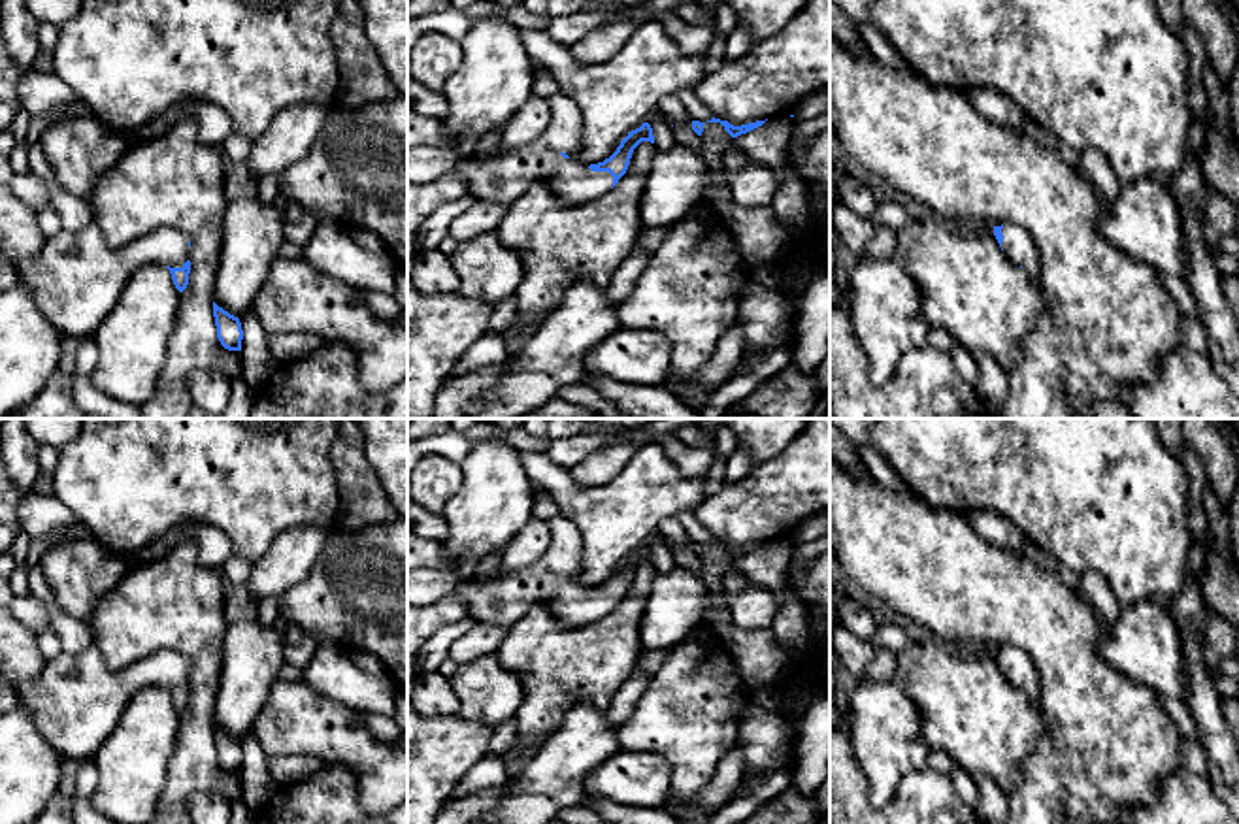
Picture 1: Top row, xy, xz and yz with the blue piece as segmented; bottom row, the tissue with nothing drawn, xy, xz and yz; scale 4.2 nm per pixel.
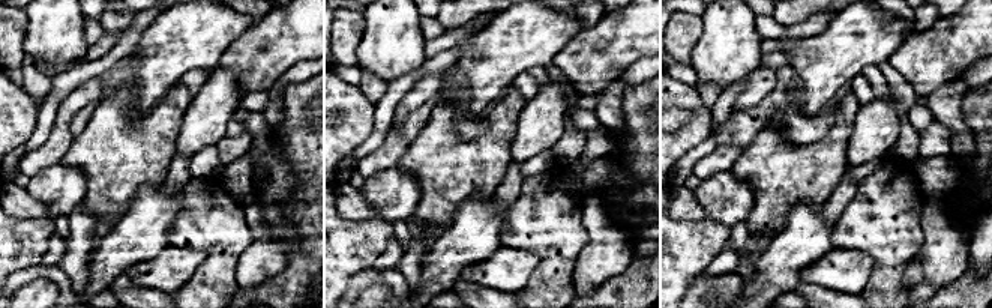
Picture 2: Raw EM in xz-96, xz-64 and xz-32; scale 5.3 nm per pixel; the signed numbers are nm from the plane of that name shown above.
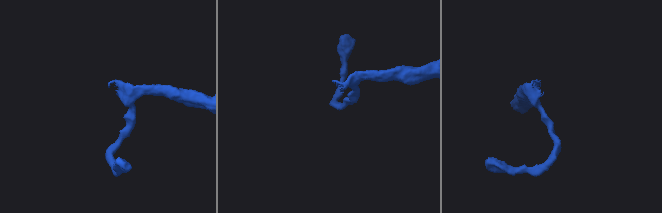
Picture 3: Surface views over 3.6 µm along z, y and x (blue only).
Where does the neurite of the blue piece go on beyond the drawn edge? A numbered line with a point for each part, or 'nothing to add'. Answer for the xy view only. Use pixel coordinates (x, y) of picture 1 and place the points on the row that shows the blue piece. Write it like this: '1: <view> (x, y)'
1: xy (76, 280)

